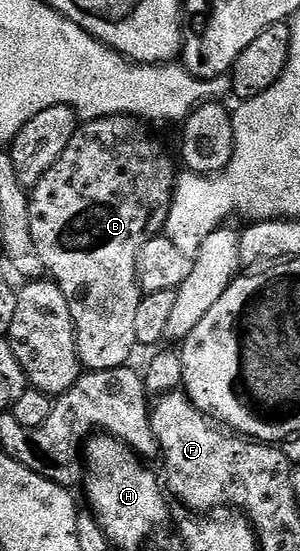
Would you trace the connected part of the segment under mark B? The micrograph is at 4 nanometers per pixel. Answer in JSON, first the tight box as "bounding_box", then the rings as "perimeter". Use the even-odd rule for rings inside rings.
{"bounding_box":[29,116,176,372],"perimeter":[[[102,116],[99,120],[85,121],[74,133],[72,142],[60,154],[60,158],[48,169],[34,185],[29,193],[30,198],[30,229],[32,242],[42,259],[42,267],[60,285],[62,293],[70,302],[70,313],[74,319],[74,333],[78,339],[78,358],[82,361],[83,369],[99,372],[112,370],[129,365],[130,355],[136,351],[136,310],[144,295],[138,286],[138,255],[153,236],[159,235],[166,224],[167,214],[170,212],[170,200],[174,197],[176,171],[174,160],[166,153],[166,148],[150,133],[151,125],[143,122],[137,116]]]}

